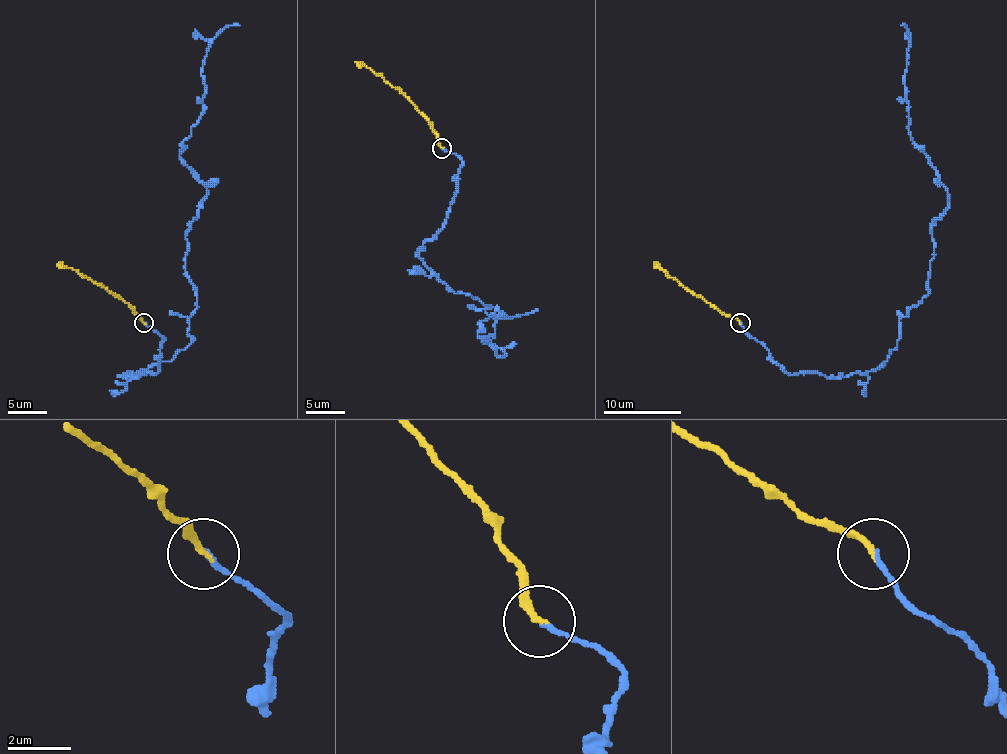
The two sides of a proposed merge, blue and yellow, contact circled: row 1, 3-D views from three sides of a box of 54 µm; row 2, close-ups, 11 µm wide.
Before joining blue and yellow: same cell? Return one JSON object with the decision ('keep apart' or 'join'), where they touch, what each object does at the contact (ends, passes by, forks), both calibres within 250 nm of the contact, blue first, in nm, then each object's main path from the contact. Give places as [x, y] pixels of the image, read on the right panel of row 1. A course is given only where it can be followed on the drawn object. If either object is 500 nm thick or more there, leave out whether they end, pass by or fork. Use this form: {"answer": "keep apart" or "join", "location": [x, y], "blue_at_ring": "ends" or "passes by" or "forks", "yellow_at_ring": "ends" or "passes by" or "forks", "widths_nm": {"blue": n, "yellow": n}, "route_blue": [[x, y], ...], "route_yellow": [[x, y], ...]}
{"answer": "join", "location": [740, 323], "blue_at_ring": "ends", "yellow_at_ring": "ends", "widths_nm": {"blue": 150, "yellow": 190}, "route_blue": [[741, 322], [792, 375], [848, 377], [883, 365], [899, 320], [928, 293], [947, 188], [912, 142], [901, 25]], "route_yellow": [[739, 322], [714, 309], [654, 264]]}

